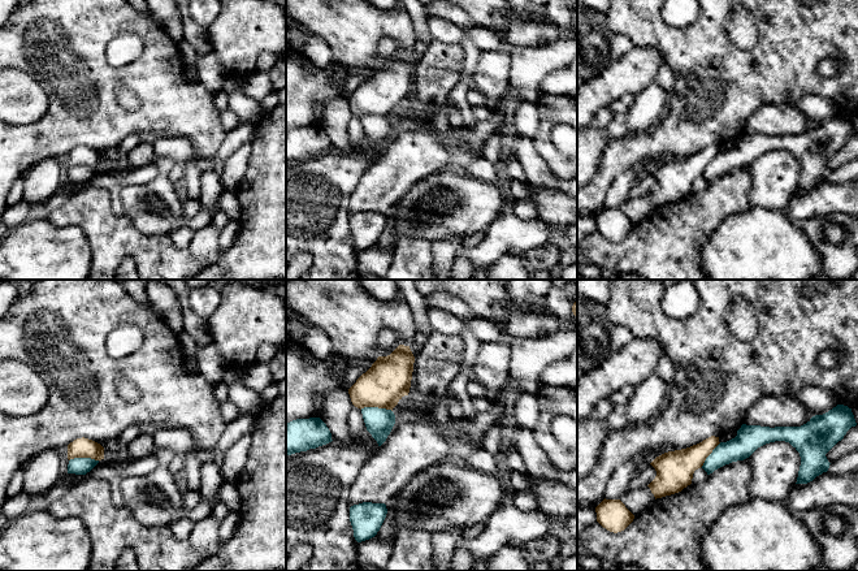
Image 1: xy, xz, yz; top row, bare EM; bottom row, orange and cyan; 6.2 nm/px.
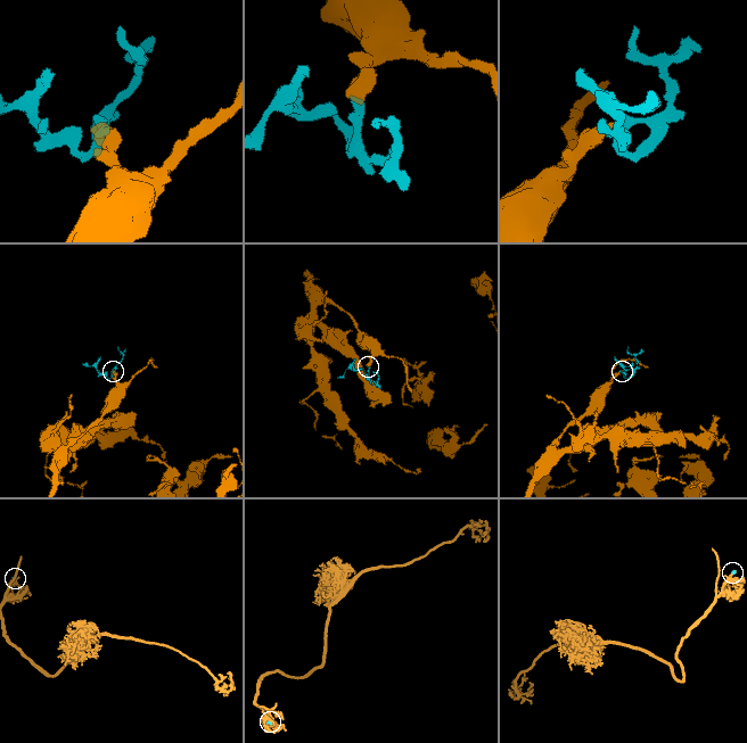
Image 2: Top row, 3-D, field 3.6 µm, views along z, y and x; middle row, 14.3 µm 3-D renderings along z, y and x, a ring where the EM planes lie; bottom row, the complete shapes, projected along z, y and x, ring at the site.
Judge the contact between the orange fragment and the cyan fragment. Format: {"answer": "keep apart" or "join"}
{"answer": "keep apart"}

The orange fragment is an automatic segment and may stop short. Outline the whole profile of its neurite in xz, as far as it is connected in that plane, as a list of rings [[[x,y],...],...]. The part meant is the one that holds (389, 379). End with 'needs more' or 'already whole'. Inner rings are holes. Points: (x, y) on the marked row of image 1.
[[[399,345],[390,355],[378,356],[372,367],[348,389],[358,408],[391,410],[408,395],[415,356],[410,346]]]; already whole

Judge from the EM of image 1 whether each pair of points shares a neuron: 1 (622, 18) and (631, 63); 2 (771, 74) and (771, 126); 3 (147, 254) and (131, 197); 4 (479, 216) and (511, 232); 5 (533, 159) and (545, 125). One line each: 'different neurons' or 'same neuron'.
1: different neurons
2: different neurons
3: different neurons
4: different neurons
5: different neurons

